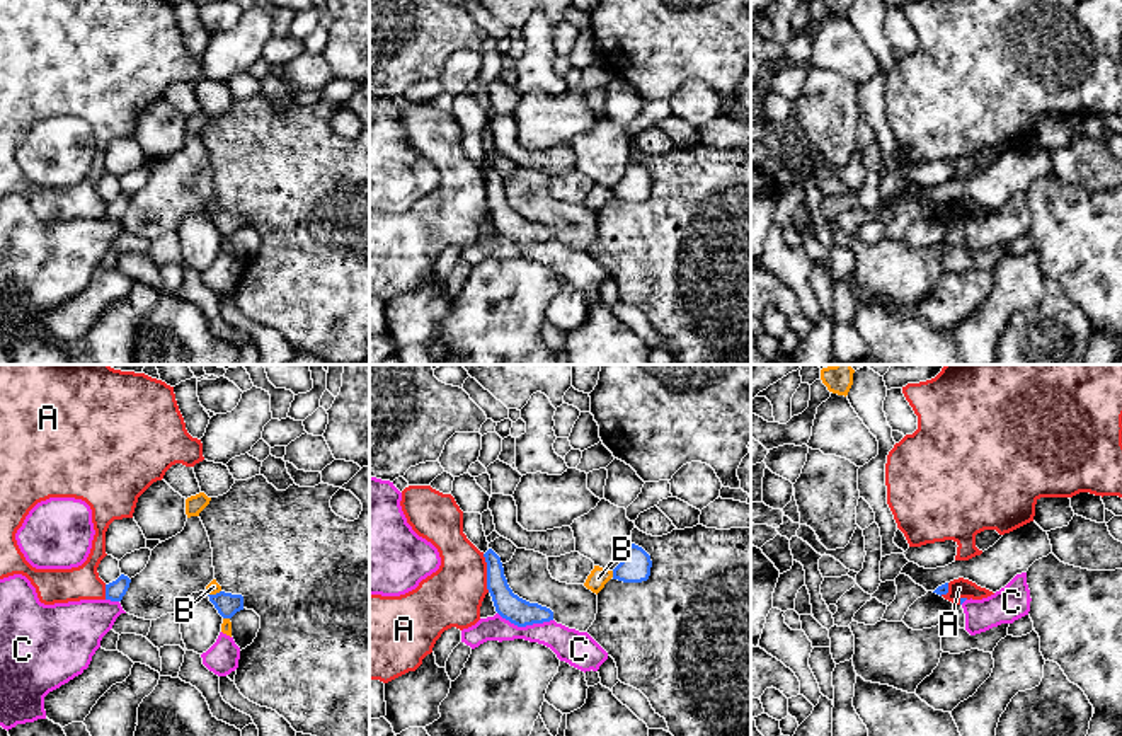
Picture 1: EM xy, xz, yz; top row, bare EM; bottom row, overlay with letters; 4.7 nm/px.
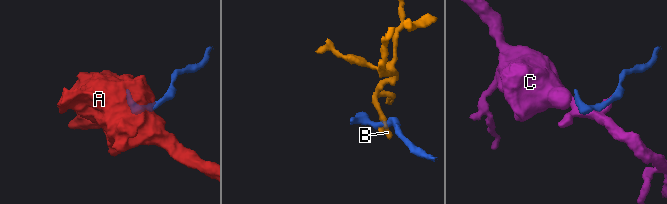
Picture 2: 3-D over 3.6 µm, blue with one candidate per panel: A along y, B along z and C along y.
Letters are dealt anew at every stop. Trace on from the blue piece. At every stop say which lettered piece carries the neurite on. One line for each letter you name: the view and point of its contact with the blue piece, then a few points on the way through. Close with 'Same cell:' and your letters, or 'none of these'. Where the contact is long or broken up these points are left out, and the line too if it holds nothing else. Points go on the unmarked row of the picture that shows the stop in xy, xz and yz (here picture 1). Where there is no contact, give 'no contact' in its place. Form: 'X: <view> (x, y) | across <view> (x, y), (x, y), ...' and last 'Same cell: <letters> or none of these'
Same cell: none of these

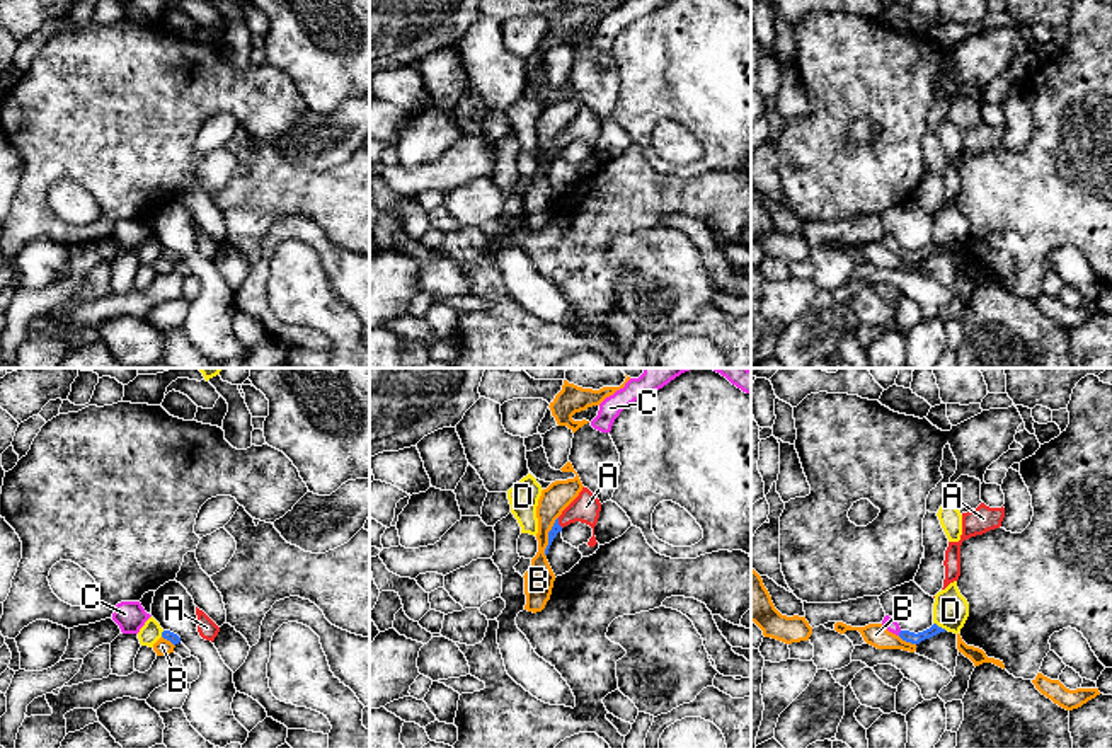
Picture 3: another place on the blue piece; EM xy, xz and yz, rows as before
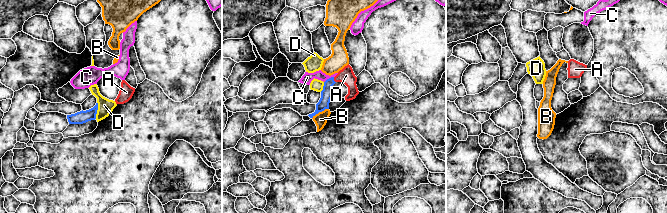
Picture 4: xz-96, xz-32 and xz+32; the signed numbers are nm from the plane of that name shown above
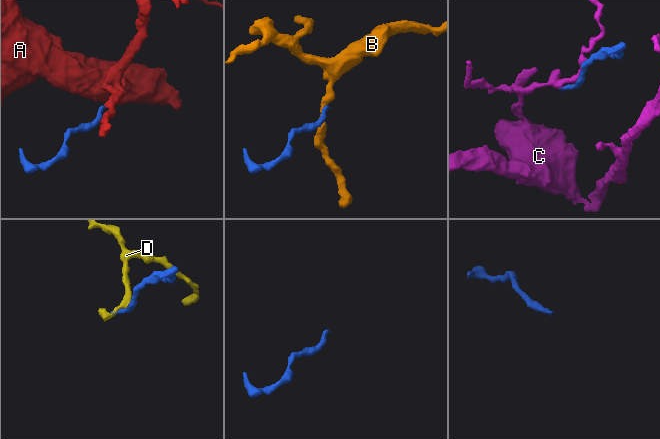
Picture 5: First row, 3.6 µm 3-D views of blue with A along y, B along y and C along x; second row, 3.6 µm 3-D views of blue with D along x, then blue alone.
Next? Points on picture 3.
A: xz (557, 142) | across xz (556, 147), (557, 142), (586, 125)
Same cell: A

